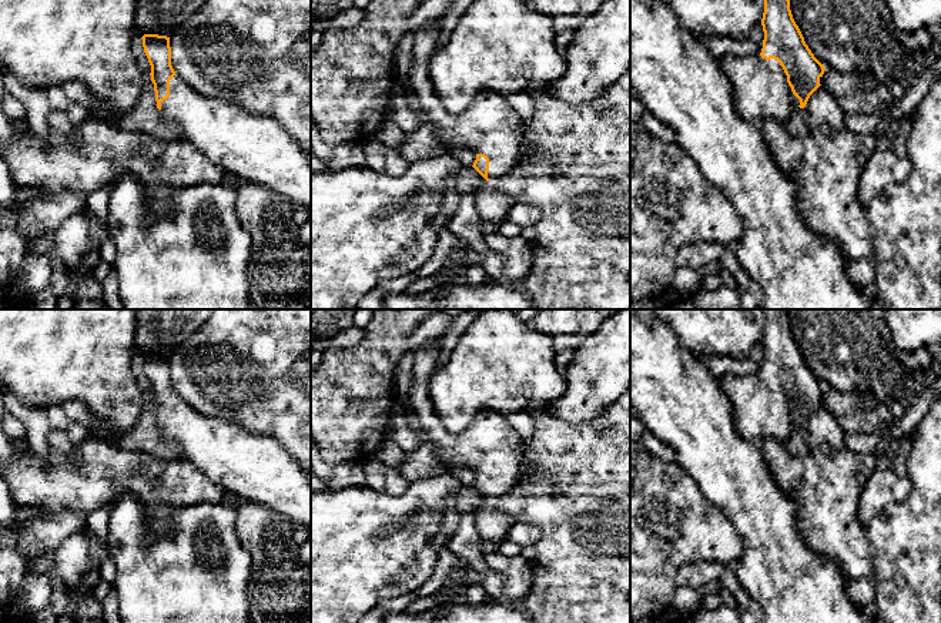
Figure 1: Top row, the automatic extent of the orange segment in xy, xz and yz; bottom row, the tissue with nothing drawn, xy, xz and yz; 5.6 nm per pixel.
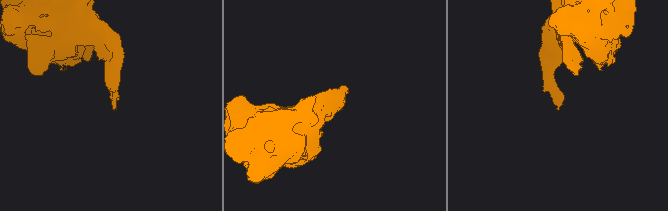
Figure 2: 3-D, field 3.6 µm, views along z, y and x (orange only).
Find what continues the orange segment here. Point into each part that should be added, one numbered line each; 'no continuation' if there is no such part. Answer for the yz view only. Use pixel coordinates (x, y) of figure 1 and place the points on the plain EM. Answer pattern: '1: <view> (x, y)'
1: yz (762, 409)

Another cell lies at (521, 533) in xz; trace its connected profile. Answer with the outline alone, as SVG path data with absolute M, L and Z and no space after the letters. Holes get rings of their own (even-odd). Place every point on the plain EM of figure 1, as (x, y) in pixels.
M515 522L506 535L506 540L519 546L532 546L540 537L540 530L536 525Z

